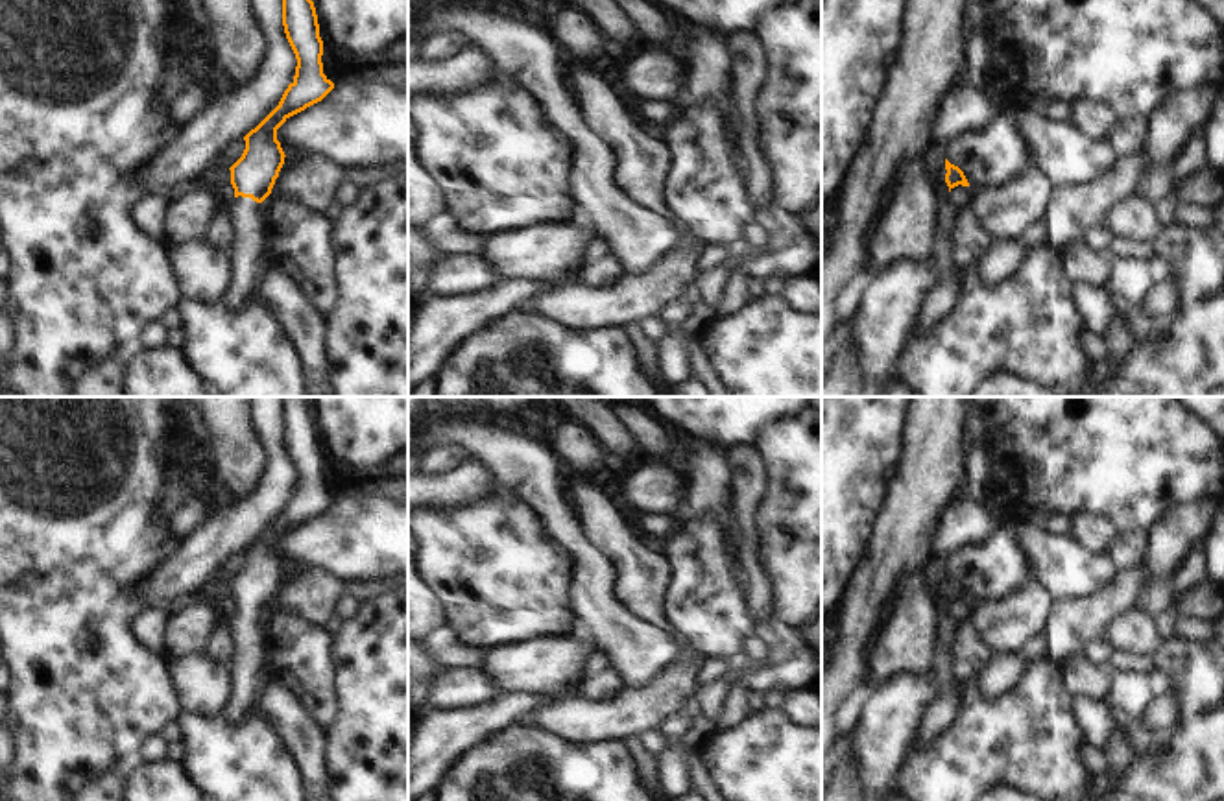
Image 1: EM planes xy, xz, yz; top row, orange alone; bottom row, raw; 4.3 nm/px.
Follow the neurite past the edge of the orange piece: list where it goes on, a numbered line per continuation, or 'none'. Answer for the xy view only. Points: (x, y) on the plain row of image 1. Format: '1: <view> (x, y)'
1: xy (248, 669).

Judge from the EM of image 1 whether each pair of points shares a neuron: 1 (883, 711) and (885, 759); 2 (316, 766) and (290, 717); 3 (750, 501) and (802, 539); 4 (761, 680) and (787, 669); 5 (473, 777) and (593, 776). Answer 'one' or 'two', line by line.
1: one
2: one
3: two
4: one
5: one

